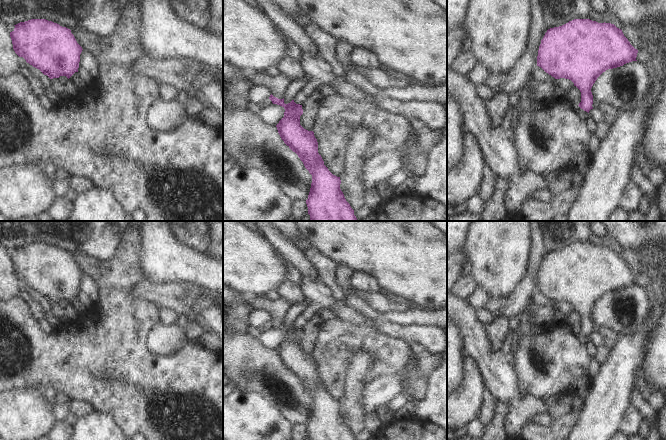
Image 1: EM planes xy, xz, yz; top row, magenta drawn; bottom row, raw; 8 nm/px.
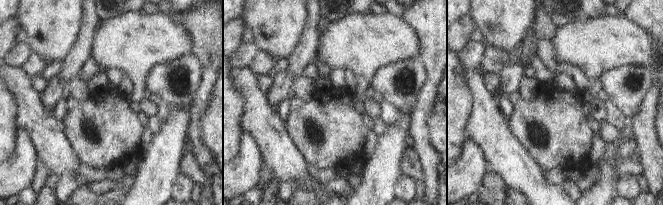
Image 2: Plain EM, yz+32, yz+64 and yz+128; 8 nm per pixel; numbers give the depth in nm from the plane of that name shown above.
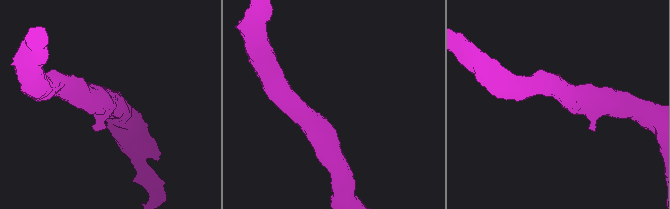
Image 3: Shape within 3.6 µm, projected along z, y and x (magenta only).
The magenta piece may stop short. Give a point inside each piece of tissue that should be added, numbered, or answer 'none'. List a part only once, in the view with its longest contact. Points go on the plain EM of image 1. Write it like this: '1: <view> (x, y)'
none

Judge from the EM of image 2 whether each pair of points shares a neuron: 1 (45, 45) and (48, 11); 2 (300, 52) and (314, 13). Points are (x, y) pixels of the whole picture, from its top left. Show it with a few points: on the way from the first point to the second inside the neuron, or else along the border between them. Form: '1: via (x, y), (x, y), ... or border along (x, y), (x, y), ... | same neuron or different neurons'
1: via (48, 37), (48, 19) | same neuron
2: via (309, 42), (312, 23) | same neuron

